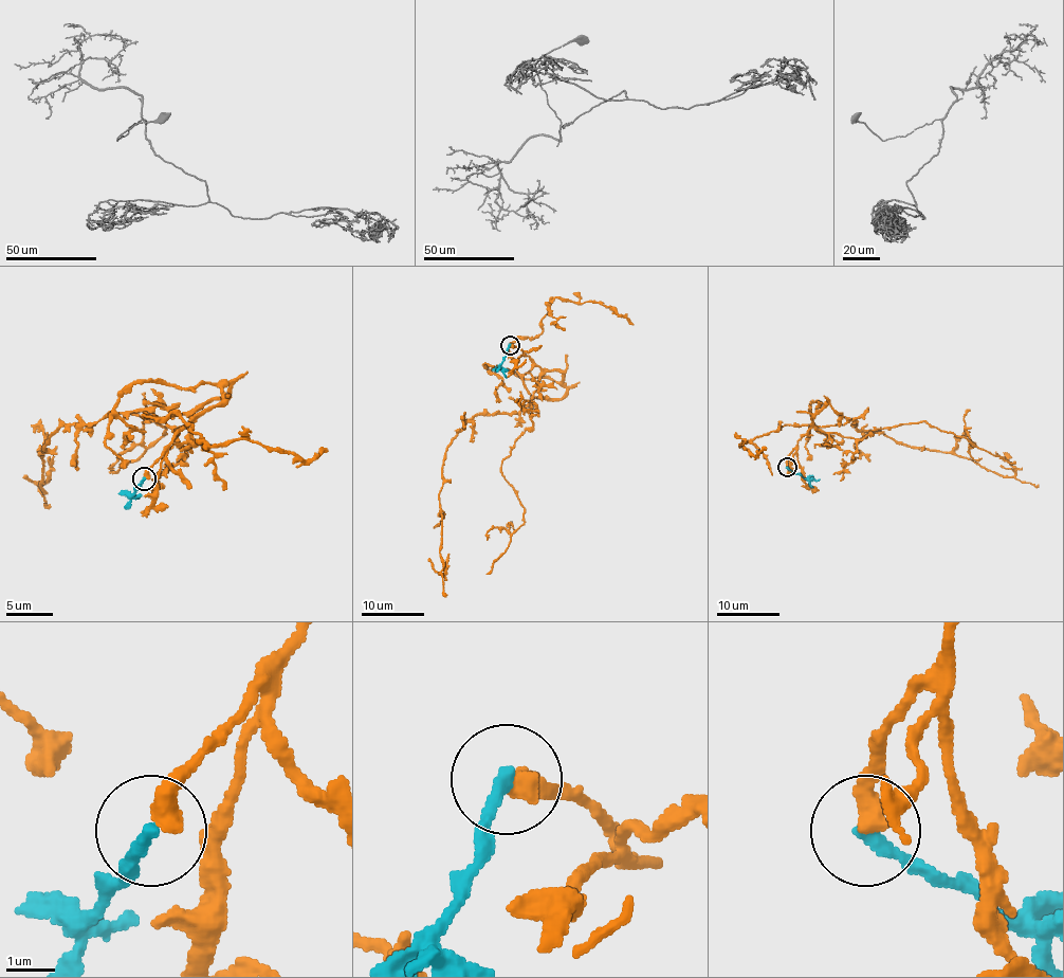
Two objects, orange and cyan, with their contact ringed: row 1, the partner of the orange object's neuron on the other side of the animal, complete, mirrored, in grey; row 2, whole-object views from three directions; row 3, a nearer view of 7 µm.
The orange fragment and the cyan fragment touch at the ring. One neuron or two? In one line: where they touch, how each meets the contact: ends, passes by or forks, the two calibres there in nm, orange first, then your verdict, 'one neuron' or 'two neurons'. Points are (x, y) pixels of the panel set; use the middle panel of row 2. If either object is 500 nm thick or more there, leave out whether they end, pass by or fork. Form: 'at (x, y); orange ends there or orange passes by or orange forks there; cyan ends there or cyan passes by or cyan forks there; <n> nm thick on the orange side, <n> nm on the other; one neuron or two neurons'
at (510, 345); orange ends there; cyan ends there; 480 nm thick on the orange side, 280 nm on the other; one neuron

